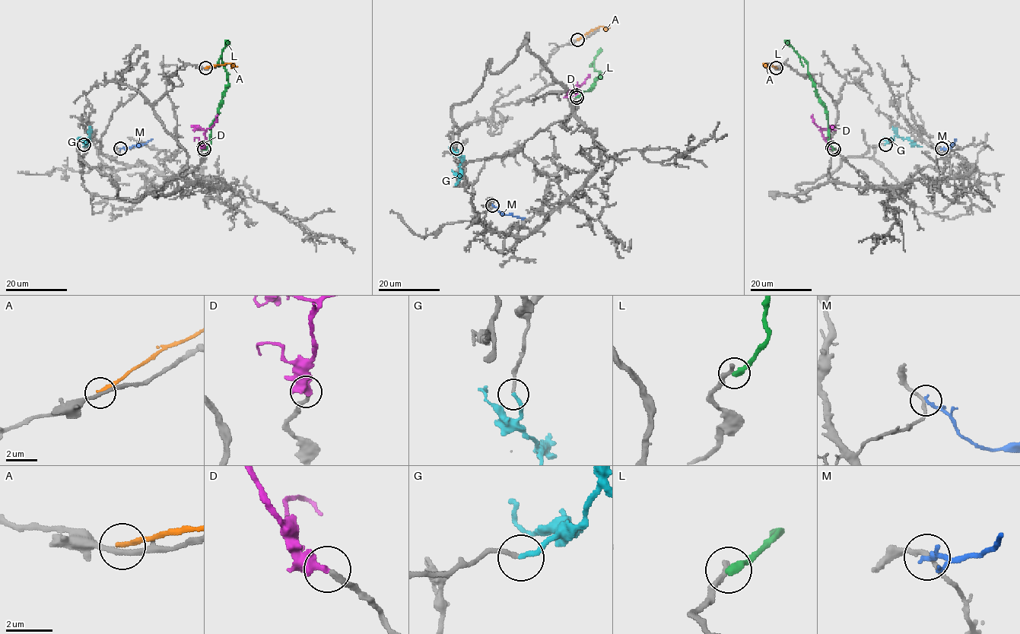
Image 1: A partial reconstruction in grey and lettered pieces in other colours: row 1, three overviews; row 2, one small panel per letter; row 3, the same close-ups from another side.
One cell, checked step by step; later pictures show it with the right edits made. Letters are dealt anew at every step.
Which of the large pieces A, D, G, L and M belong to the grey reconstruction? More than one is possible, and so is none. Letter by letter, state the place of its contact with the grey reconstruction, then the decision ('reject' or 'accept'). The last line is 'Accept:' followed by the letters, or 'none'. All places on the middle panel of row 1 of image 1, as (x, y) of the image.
A: meets grey at (577, 39); reject
D: meets grey at (576, 95); accept
G: meets grey at (456, 148); accept
L: meets grey at (576, 97); reject
M: meets grey at (492, 205); reject
Accept: D, G

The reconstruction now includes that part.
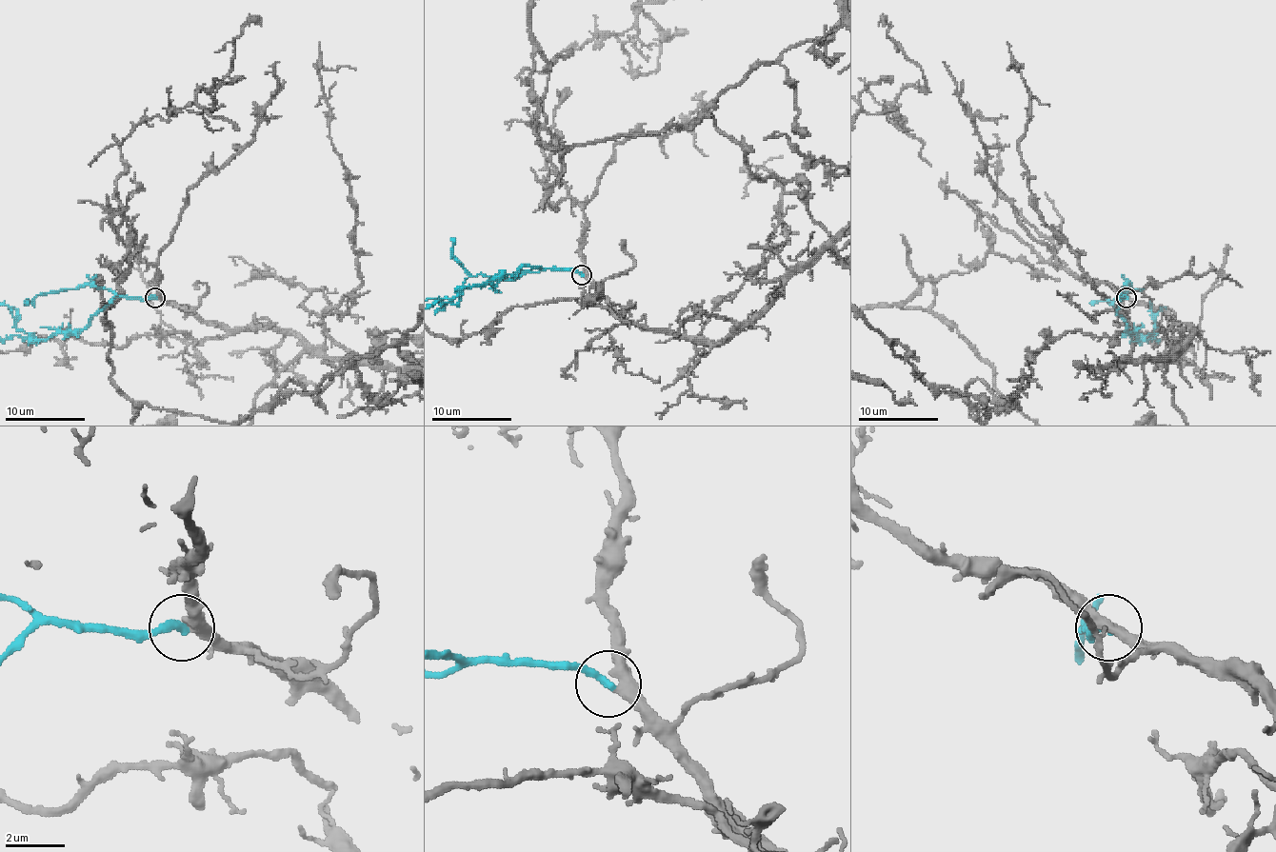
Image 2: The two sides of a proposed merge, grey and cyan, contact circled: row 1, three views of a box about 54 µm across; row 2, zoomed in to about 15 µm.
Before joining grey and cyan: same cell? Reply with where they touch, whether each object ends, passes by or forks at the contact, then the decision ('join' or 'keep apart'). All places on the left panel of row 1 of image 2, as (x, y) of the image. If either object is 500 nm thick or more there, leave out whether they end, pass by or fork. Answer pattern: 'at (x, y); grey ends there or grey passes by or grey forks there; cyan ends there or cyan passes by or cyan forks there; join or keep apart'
at (155, 297); grey passes by; cyan ends there; join

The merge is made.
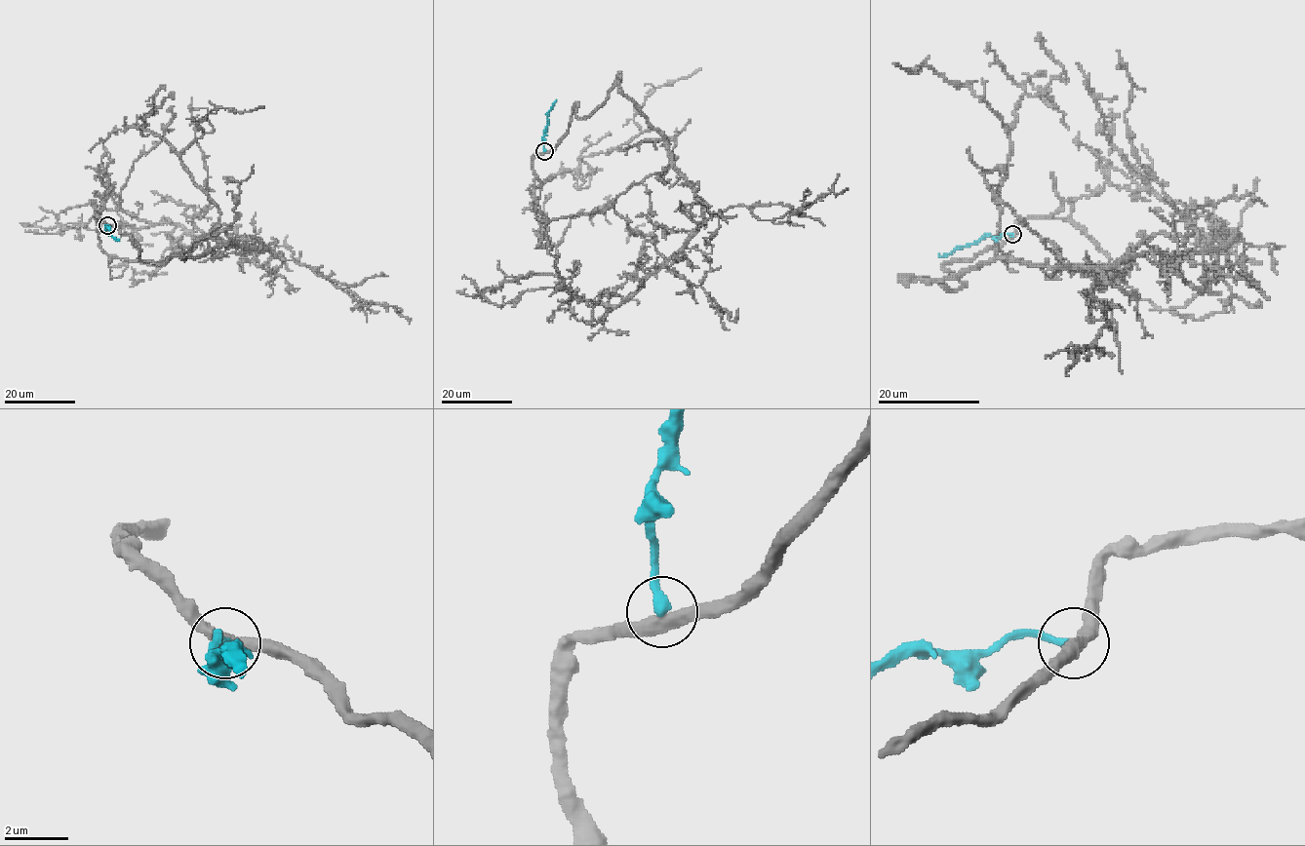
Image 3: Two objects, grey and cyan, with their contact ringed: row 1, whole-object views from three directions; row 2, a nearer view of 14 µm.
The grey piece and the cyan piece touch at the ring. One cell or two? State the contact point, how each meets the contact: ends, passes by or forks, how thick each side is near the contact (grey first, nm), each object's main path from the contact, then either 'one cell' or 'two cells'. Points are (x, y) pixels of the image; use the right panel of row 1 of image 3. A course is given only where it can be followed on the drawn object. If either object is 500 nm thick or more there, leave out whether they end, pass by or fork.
place (1012, 234); grey passes by; cyan ends; calibres 400 and 320 nm; course grey (1013, 234), (942, 266), (966, 285), (917, 279), (1115, 267), (1236, 233), (1132, 172), (1077, 62); course cyan (1013, 234), (982, 237), (973, 243), (957, 247), (948, 254), (939, 254); two cells

